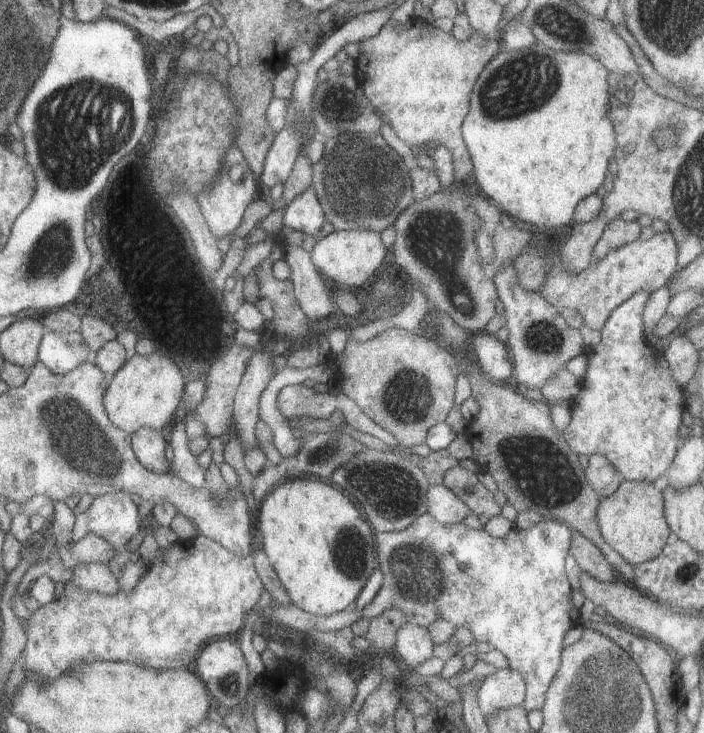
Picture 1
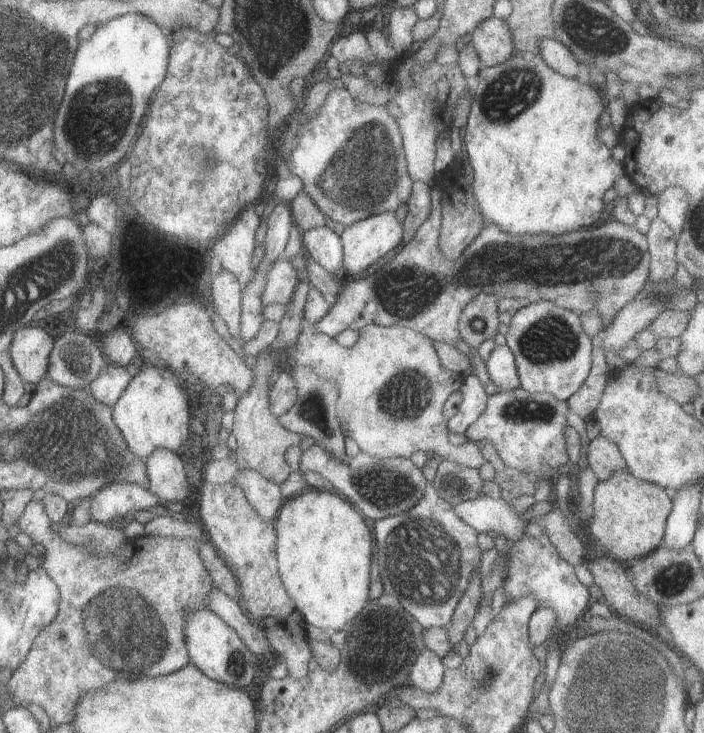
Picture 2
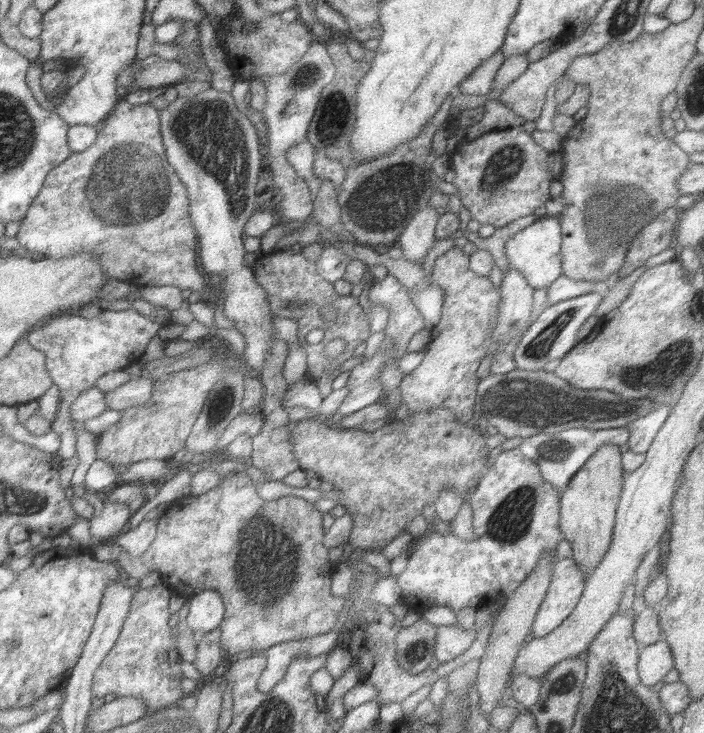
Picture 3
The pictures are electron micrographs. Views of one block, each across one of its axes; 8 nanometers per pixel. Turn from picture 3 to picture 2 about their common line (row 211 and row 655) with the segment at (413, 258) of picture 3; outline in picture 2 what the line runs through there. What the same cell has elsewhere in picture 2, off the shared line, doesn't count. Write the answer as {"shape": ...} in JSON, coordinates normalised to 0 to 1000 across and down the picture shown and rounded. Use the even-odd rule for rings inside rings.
{"shape":[[[604,887],[598,892],[592,909],[587,911],[584,930],[595,944],[615,947],[615,944],[624,944],[629,939],[632,920],[635,920],[635,914],[632,914],[629,900],[618,889]]]}

